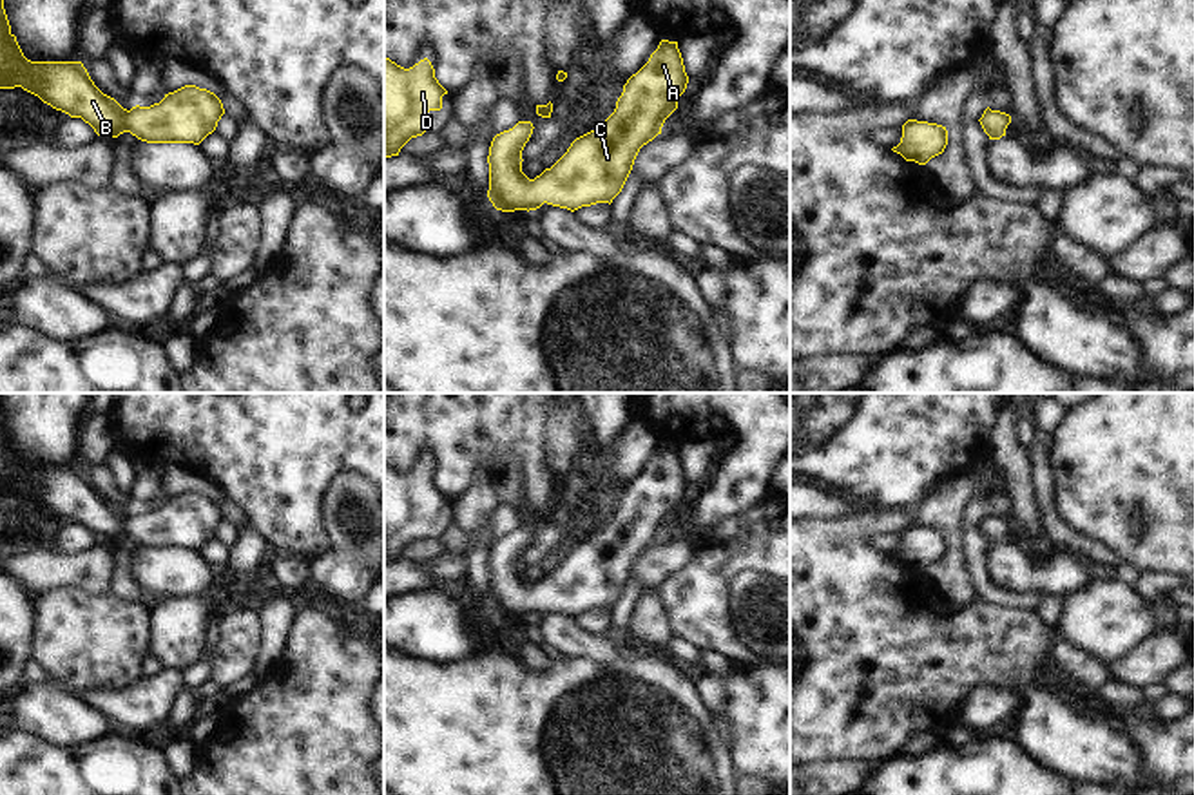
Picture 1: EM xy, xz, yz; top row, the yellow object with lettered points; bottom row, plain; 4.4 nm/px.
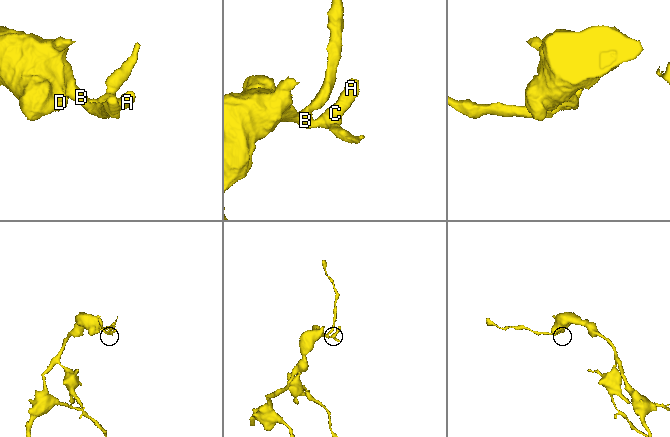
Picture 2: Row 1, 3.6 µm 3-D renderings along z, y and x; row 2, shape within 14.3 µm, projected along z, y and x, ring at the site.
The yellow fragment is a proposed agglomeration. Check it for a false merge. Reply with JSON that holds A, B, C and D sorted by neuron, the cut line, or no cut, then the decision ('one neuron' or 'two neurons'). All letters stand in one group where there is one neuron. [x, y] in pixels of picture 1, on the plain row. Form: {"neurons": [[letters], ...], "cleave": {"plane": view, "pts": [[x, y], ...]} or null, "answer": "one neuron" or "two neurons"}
{"neurons": [["A", "B", "C", "D"]], "cleave": null, "answer": "one neuron"}

